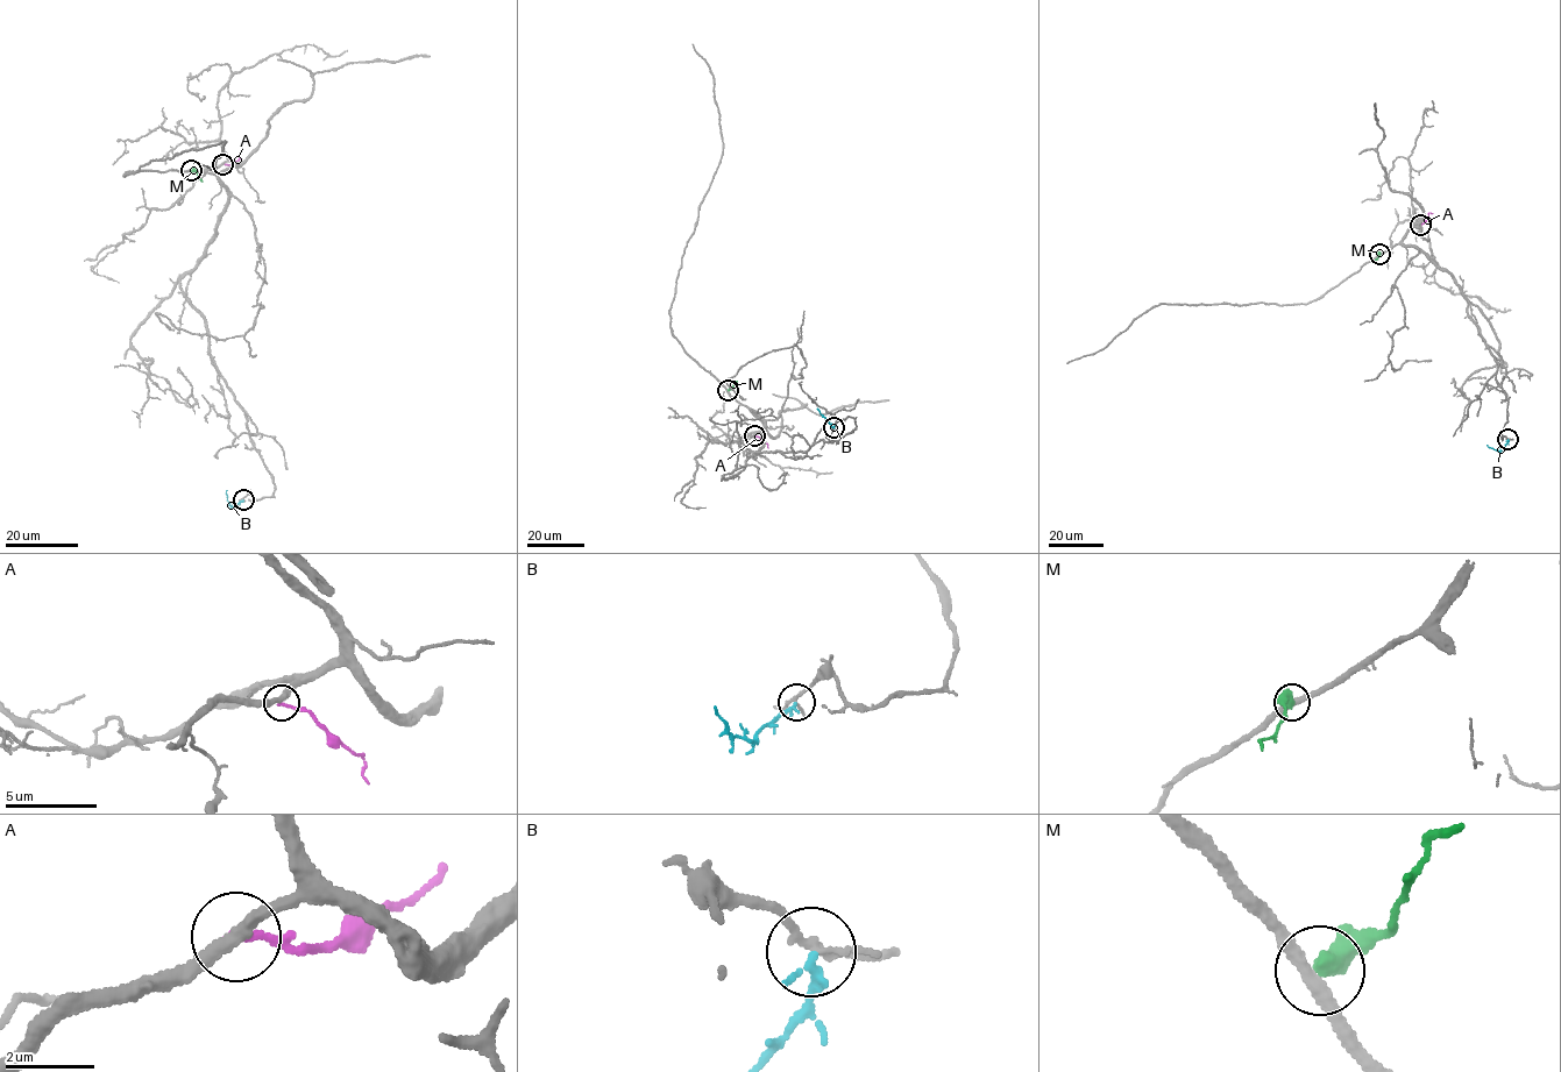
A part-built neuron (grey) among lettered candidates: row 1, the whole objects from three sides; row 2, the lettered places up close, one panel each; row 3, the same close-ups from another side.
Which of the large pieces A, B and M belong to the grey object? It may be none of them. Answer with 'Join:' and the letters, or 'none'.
Join: none

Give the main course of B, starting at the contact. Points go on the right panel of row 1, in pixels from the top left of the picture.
B: (1508, 439), (1501, 451), (1487, 445)

